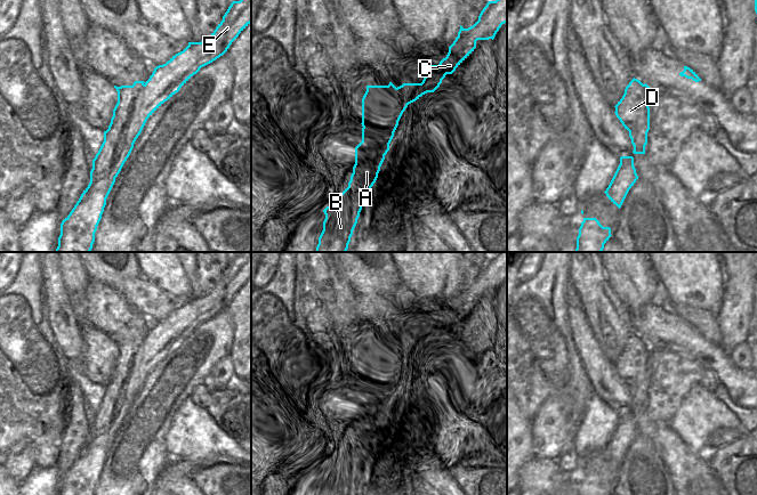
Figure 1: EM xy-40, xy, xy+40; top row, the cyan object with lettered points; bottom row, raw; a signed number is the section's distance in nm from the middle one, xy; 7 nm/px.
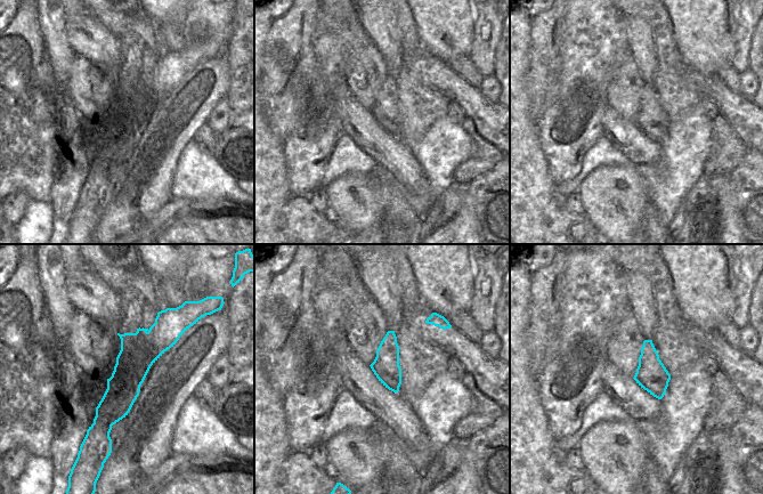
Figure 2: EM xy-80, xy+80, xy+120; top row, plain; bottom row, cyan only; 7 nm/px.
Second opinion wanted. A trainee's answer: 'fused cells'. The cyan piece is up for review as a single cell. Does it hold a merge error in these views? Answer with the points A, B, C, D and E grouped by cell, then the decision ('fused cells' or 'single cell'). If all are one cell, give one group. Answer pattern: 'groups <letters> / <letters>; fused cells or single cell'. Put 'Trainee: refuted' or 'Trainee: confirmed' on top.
Trainee: confirmed
groups A B C E / D; fused cells

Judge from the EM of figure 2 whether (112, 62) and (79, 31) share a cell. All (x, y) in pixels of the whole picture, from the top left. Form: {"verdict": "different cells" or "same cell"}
{"verdict": "same cell"}

